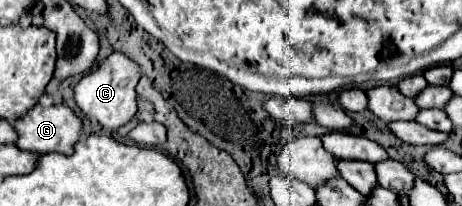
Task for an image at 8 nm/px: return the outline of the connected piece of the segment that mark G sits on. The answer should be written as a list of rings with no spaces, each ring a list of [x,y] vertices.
[[[58,104],[58,106],[34,106],[28,110],[24,116],[16,120],[16,130],[18,130],[18,140],[16,146],[22,150],[38,152],[38,154],[48,154],[48,152],[60,152],[70,156],[74,152],[74,144],[80,140],[82,134],[82,120],[74,114],[72,108]]]

